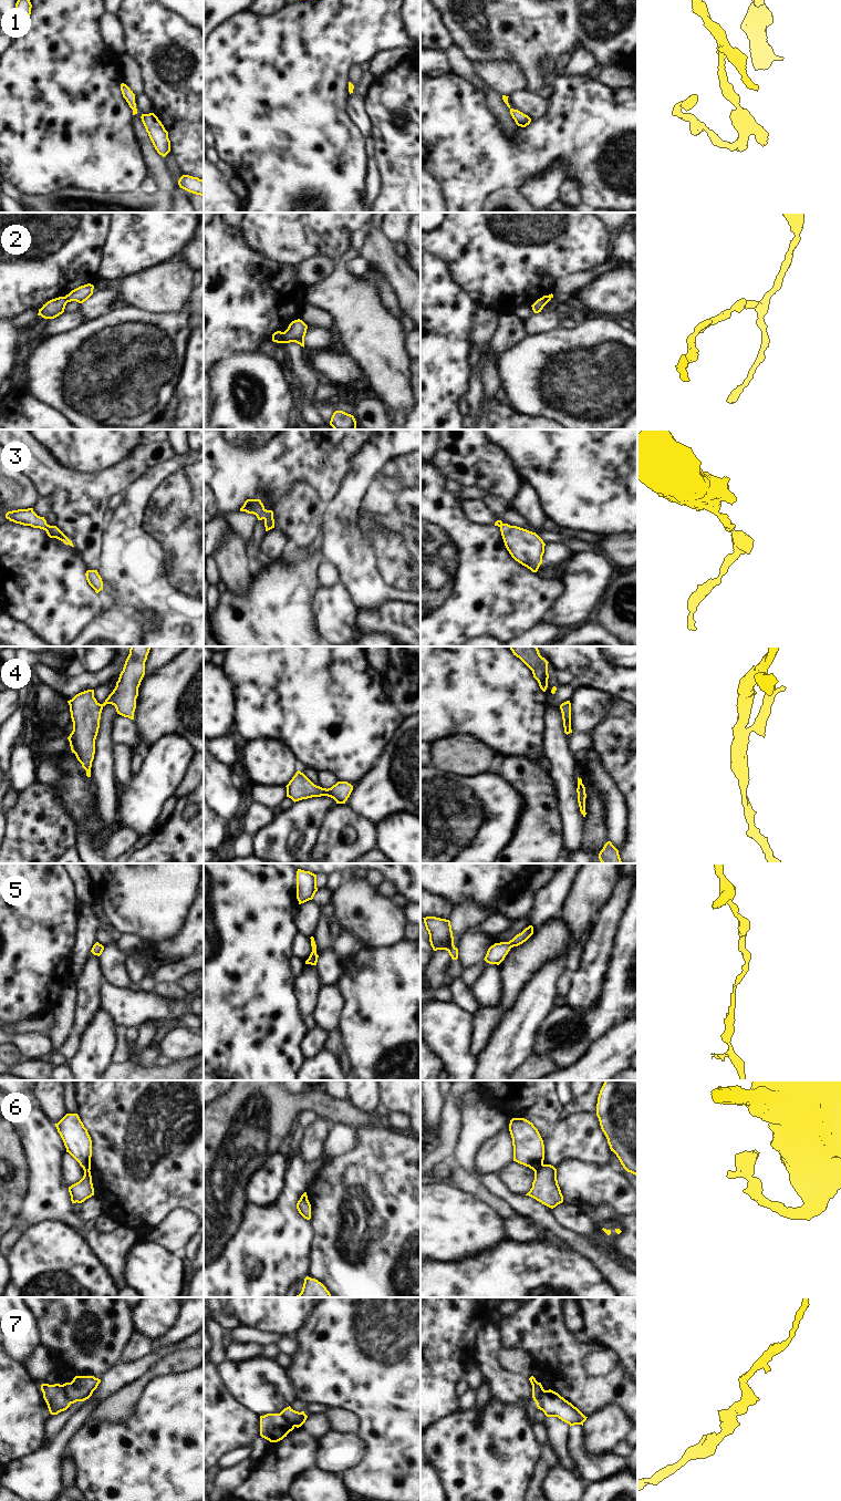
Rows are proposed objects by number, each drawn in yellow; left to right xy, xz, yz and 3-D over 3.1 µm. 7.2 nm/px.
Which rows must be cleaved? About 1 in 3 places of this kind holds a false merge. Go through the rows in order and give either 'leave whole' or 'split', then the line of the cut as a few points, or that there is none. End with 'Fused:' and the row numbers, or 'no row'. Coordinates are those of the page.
1: leave whole; no cut
2: split; cut in xz along (282, 332), (280, 342)
3: leave whole; no cut
4: leave whole; no cut
5: leave whole; no cut
6: split; cut in yz along (542, 1163), (535, 1171)
7: split; cut in xy along (62, 1385), (70, 1404)
Fused: 2, 6, 7

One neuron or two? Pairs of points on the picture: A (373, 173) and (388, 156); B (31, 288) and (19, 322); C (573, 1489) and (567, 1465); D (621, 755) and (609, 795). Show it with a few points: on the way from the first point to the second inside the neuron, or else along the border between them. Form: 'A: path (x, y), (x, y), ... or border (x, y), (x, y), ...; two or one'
A: border (372, 157), (380, 175), (380, 192), (377, 195); two
B: border (38, 308), (26, 310), (11, 320); two
C: border (557, 1466), (578, 1477), (585, 1489); two
D: border (600, 755), (603, 767), (619, 783), (624, 801); two

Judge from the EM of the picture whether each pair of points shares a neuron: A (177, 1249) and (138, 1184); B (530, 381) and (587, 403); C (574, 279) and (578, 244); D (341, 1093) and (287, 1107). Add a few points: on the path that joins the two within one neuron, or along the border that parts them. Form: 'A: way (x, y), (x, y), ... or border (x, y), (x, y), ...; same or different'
A: border (185, 1209), (173, 1209), (152, 1228); different
B: way (544, 381), (564, 381), (572, 389); same
C: border (599, 266), (561, 277), (553, 289); different
D: border (323, 1091), (340, 1099), (346, 1099); different

